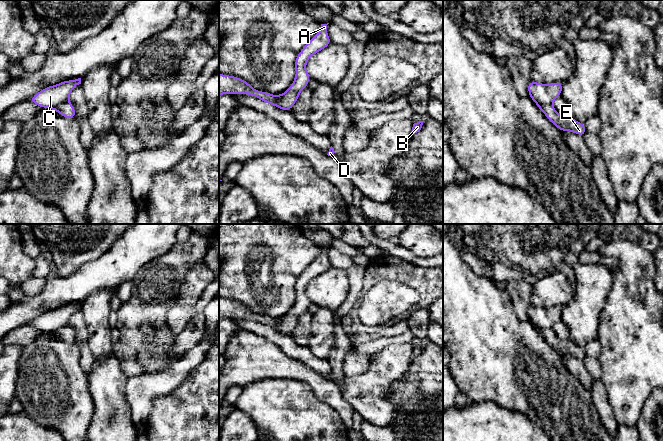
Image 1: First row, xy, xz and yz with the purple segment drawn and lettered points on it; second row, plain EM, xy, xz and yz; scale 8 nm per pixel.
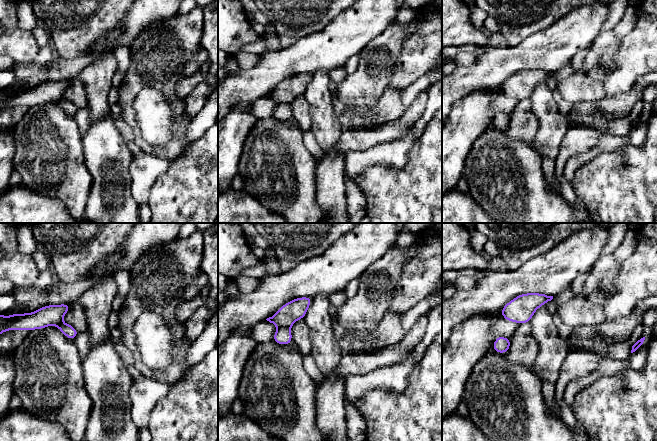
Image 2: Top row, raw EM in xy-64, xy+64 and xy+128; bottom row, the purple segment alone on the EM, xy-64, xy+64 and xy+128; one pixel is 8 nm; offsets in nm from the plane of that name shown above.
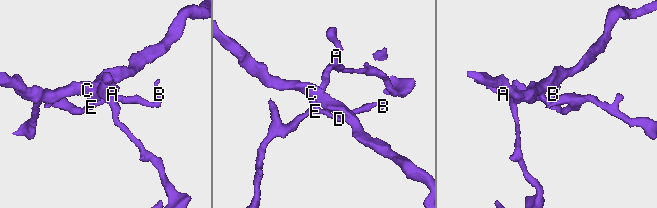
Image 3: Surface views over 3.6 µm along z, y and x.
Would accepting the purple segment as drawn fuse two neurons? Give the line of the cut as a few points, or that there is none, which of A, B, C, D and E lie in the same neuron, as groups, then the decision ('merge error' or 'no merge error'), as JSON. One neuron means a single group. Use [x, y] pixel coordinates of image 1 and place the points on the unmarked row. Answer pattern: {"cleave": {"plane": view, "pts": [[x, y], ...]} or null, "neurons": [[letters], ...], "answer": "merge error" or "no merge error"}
{"cleave": {"plane": "yz", "pts": [[536, 327], [551, 328]]}, "neurons": [["A", "B", "D", "E"], ["C"]], "answer": "merge error"}

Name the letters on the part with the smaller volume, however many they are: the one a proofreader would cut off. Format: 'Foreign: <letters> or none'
Foreign: A, B, D, E

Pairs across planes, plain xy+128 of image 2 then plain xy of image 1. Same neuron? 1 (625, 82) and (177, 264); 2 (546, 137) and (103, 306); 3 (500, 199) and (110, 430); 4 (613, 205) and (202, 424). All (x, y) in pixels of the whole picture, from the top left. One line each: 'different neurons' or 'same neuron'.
1: different neurons
2: same neuron
3: different neurons
4: same neuron

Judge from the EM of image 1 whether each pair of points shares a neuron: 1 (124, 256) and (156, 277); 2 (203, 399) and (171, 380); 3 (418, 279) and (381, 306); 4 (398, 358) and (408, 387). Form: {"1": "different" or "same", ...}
{"1": "different", "2": "different", "3": "different", "4": "different"}

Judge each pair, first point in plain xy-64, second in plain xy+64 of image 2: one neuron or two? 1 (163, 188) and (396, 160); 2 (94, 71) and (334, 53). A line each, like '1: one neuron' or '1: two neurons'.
1: two neurons
2: two neurons

